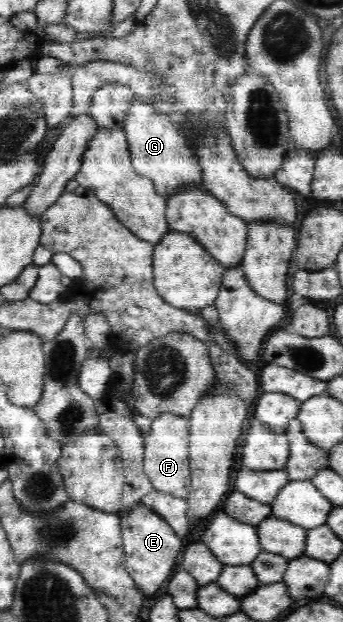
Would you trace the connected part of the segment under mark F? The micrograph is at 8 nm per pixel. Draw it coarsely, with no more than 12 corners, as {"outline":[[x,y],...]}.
{"outline":[[165,413],[144,437],[155,490],[187,499],[188,417]]}

